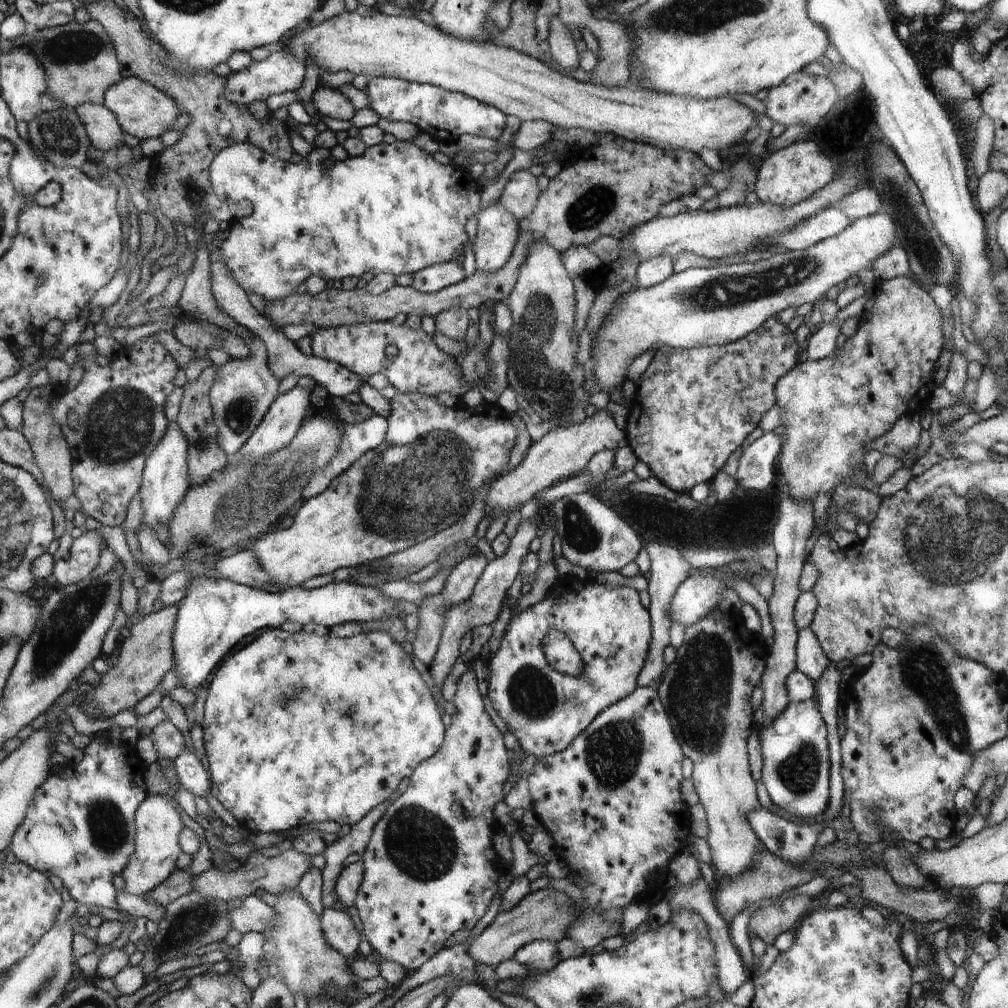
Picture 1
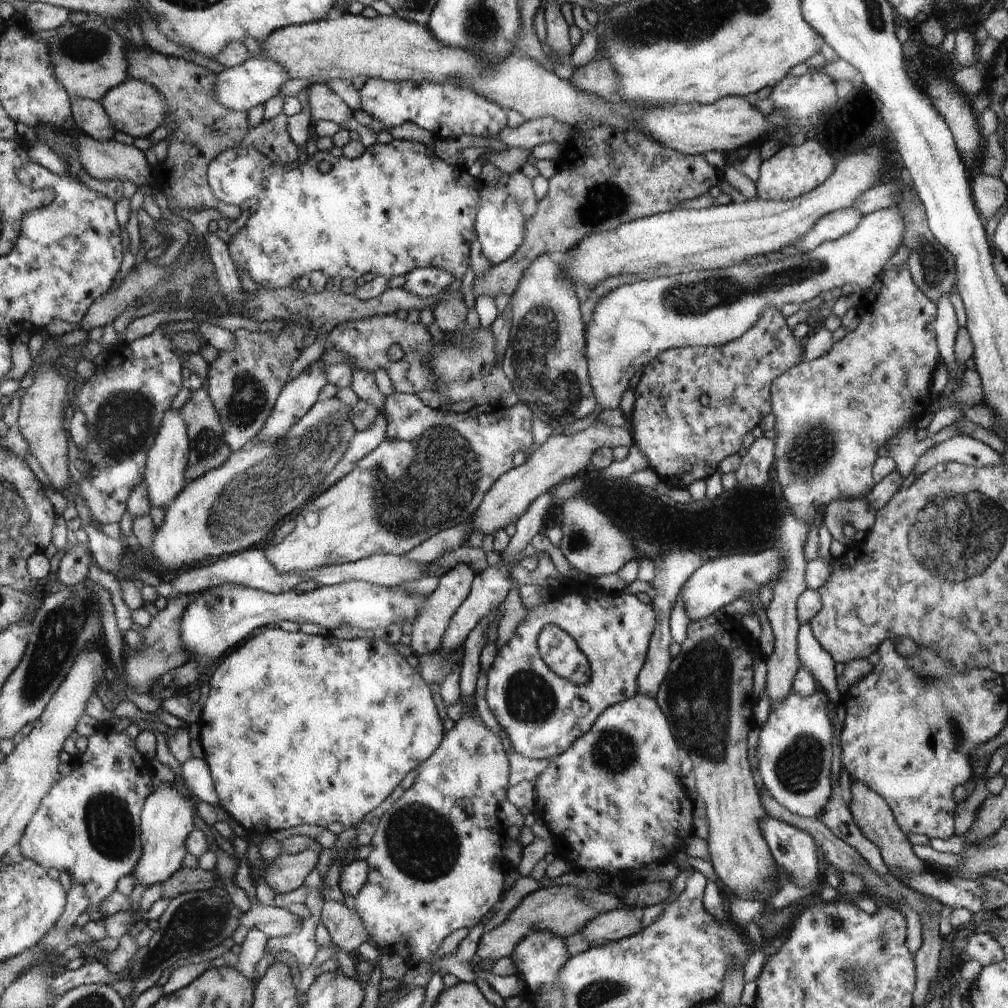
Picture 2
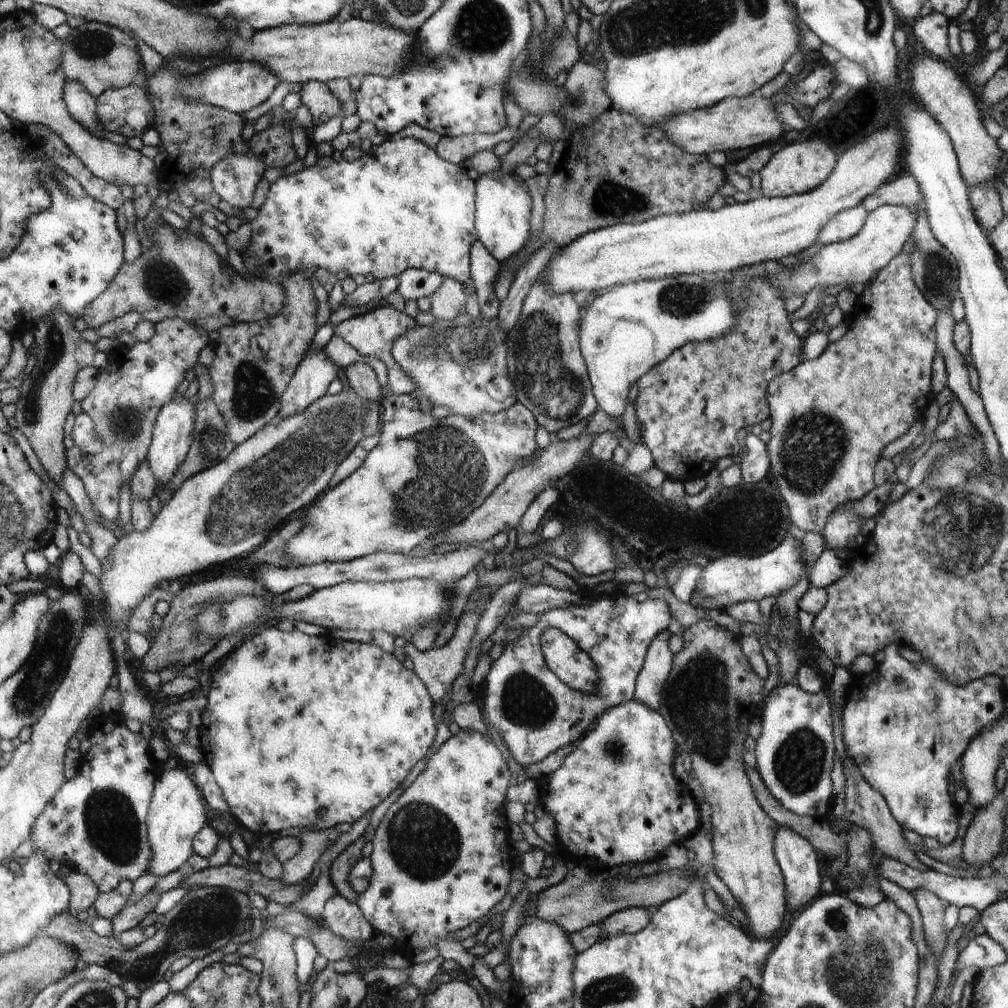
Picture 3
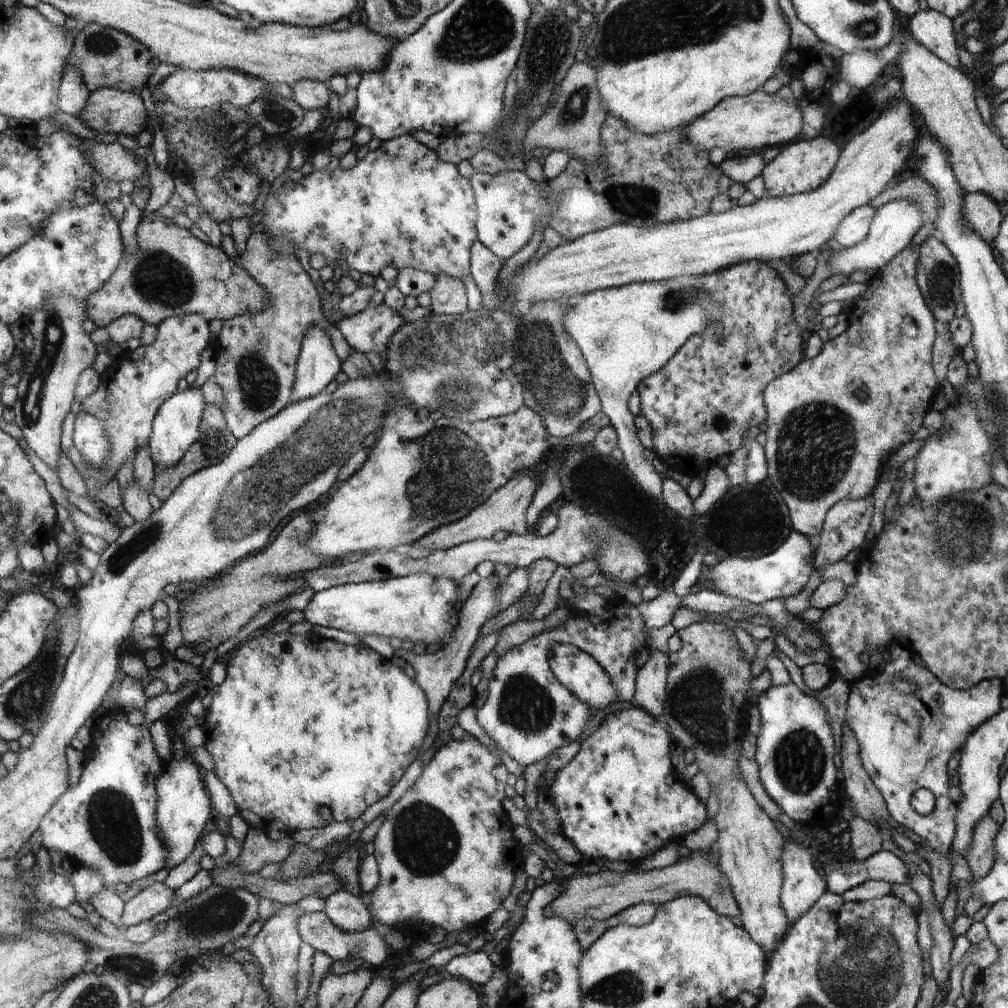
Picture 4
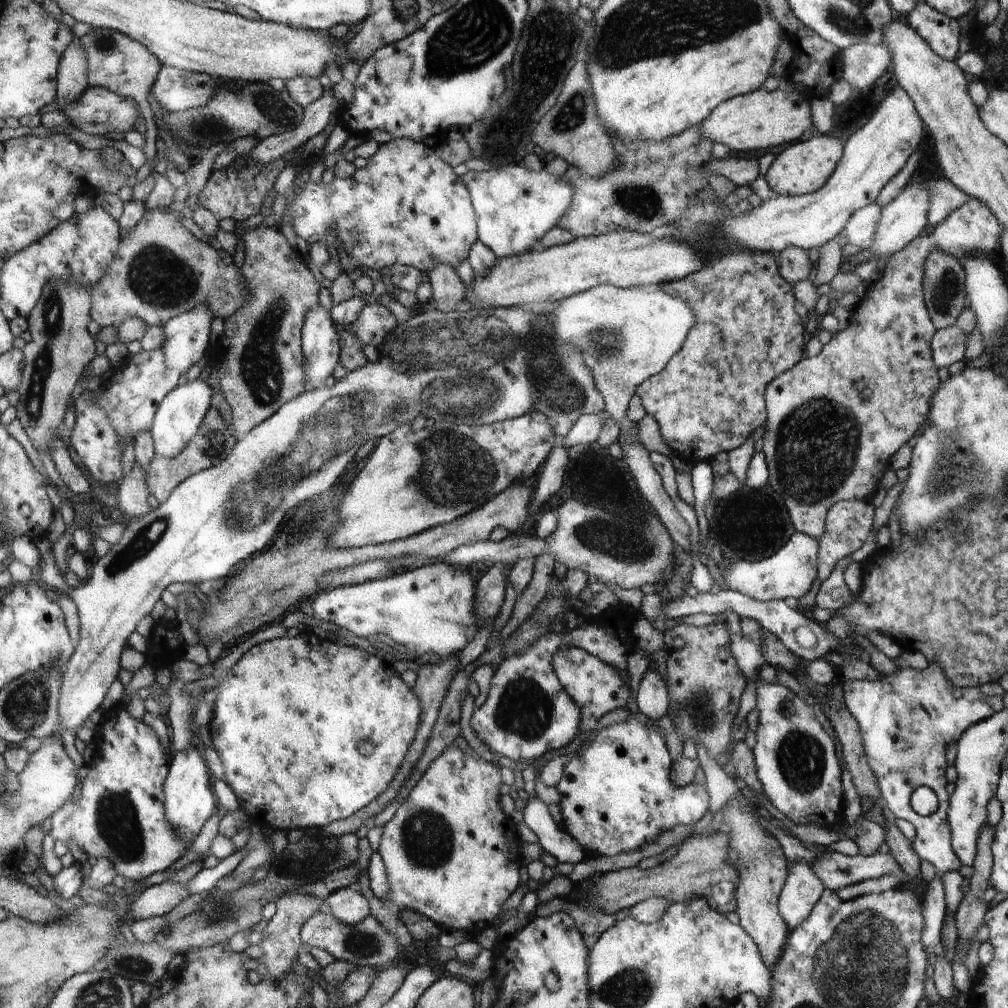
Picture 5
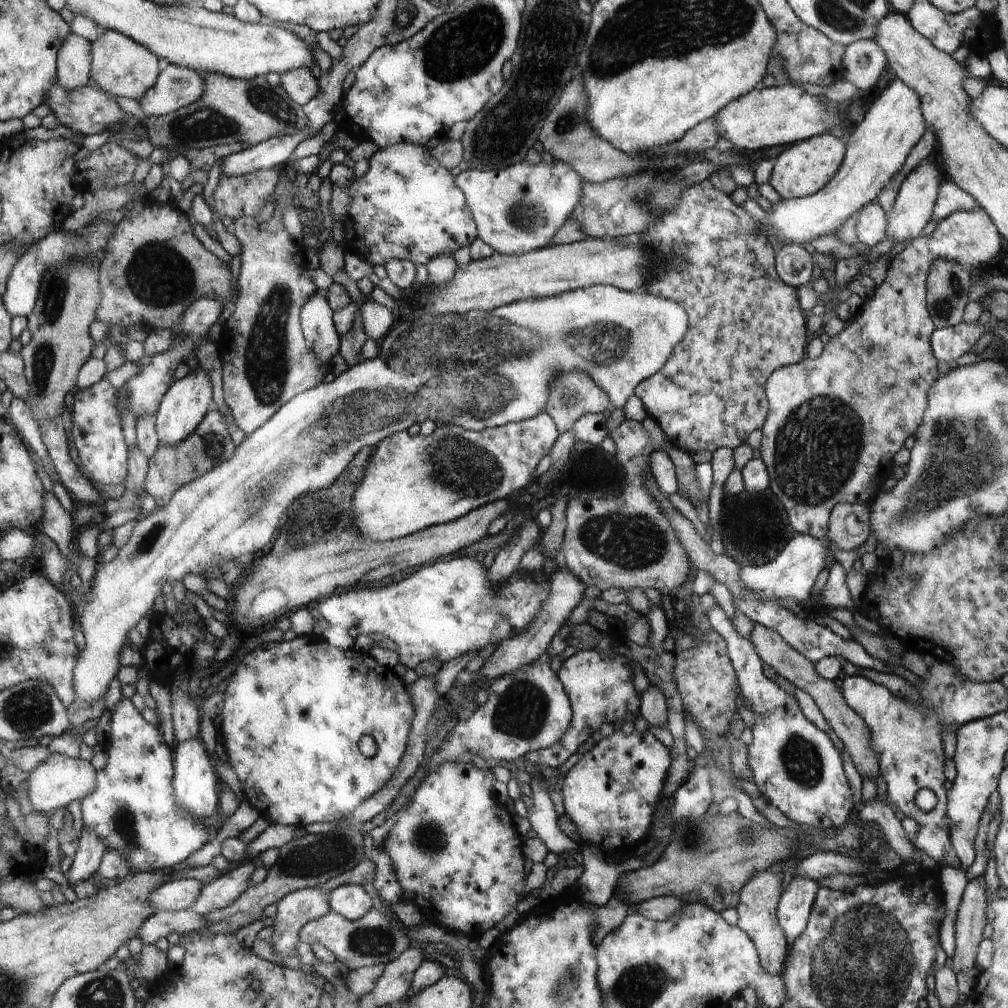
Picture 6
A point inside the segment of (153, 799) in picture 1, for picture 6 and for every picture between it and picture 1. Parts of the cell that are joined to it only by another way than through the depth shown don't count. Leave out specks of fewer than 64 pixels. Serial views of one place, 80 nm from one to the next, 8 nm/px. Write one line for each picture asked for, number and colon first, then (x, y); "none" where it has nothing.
2: (167, 817)
3: (177, 813)
4: (183, 807)
5: (189, 801)
6: (194, 781)

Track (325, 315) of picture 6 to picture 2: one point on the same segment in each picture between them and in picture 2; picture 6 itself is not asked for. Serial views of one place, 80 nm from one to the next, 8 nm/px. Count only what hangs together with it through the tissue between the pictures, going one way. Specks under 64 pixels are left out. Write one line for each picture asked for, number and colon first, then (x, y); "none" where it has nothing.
2: (298, 397)
3: (310, 382)
4: (318, 363)
5: (321, 348)

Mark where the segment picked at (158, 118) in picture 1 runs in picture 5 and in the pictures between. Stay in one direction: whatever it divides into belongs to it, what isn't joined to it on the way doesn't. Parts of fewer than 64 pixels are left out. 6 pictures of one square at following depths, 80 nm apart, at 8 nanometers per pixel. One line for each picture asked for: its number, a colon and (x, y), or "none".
2: (136, 108)
3: (129, 111)
4: (109, 110)
5: (100, 111)

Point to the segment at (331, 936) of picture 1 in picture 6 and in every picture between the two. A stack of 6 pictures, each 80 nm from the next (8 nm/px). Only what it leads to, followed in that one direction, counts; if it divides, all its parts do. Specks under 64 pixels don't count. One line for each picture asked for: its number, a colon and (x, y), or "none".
2: (345, 926)
3: (345, 918)
4: (348, 911)
5: (348, 905)
6: (352, 901)

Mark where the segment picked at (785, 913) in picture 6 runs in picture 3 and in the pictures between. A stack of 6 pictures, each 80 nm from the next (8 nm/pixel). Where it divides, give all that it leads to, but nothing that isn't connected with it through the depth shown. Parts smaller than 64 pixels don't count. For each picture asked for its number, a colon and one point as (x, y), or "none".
3: (797, 857)
4: (803, 886)
5: (803, 889)

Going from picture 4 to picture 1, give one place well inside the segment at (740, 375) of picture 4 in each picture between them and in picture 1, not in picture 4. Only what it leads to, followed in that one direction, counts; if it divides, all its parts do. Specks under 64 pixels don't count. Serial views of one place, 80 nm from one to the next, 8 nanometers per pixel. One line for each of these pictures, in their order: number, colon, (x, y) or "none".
1: (693, 407)
2: (693, 405)
3: (691, 406)

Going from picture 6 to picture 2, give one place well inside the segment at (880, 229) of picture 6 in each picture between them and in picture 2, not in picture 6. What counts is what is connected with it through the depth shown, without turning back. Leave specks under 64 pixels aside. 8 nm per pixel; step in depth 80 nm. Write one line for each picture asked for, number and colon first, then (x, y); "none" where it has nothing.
2: (838, 223)
3: (847, 224)
4: (854, 228)
5: (860, 231)

